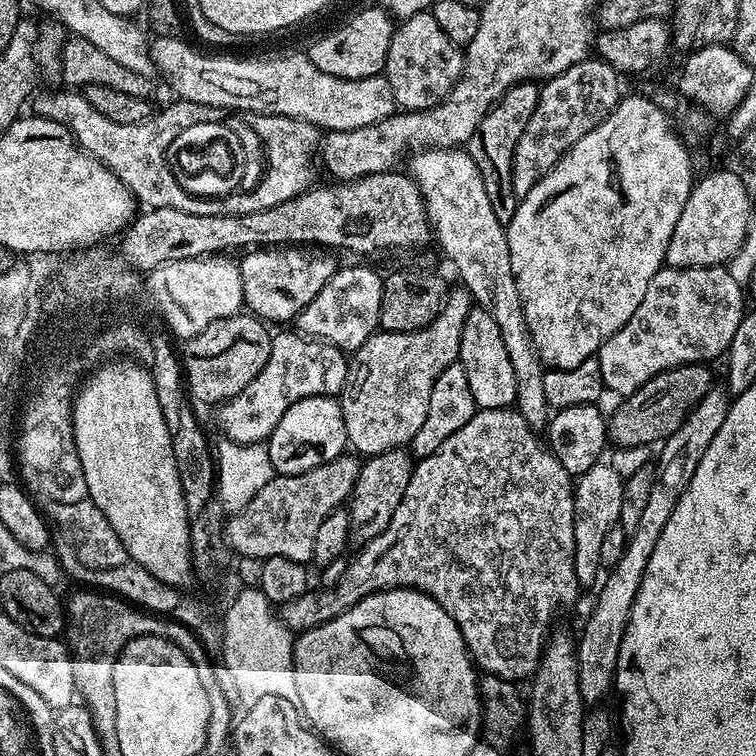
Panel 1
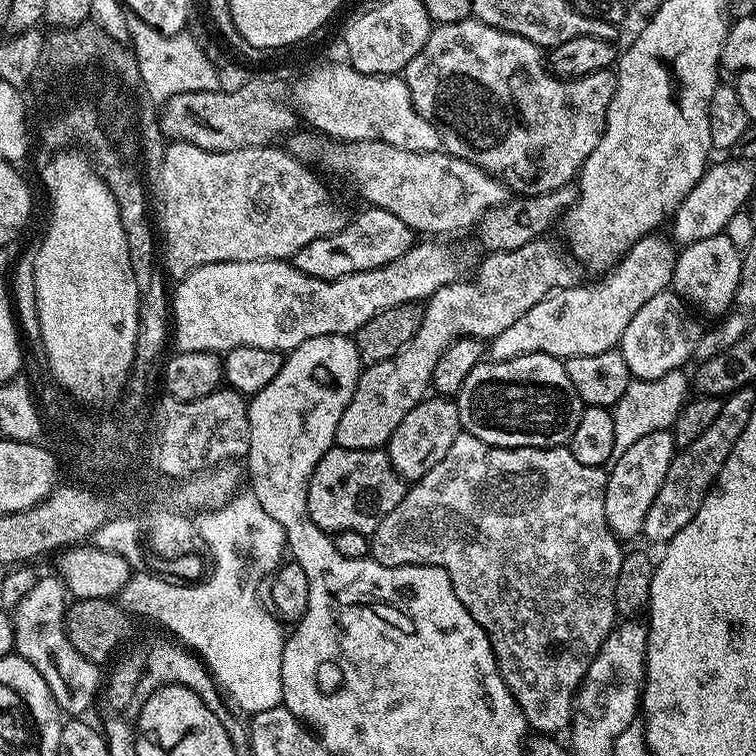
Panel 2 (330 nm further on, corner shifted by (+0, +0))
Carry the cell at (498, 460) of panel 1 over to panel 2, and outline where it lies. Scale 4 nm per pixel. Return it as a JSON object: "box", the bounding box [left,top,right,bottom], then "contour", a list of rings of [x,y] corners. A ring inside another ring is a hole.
{"box":[370,431,622,734],"contour":[[[461,431],[454,438],[454,446],[446,450],[446,458],[430,470],[422,479],[415,481],[405,491],[402,502],[382,518],[376,531],[370,536],[370,556],[382,566],[397,568],[407,564],[429,564],[435,568],[446,570],[450,582],[454,586],[454,594],[466,606],[466,610],[484,628],[490,646],[494,650],[494,658],[510,694],[518,702],[529,729],[540,734],[560,734],[572,722],[572,701],[576,699],[576,691],[584,680],[590,662],[598,654],[598,650],[618,620],[616,603],[614,602],[614,582],[618,578],[618,566],[622,555],[621,541],[610,530],[606,522],[606,482],[604,468],[582,466],[578,458],[574,458],[571,447],[558,448],[492,448],[486,442],[474,438],[469,432]]]}

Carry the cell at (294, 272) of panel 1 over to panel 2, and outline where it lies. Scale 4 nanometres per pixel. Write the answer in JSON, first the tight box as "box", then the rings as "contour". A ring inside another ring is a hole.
{"box":[294,206,414,280],"contour":[[[371,206],[365,207],[365,212],[353,215],[341,232],[318,238],[302,250],[298,250],[294,263],[298,270],[323,280],[337,280],[343,276],[352,276],[355,272],[374,270],[378,266],[386,266],[402,254],[412,249],[414,233],[402,222],[402,218],[394,218],[390,210],[382,210]]]}

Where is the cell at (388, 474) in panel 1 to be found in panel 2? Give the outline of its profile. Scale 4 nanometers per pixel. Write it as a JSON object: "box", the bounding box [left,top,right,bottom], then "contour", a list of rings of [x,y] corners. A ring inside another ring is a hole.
{"box":[386,394,461,482],"contour":[[[432,394],[414,406],[414,410],[410,410],[402,422],[398,422],[398,430],[394,430],[388,439],[386,451],[401,480],[415,482],[430,474],[430,470],[434,470],[434,466],[446,458],[446,450],[454,446],[454,438],[461,431],[460,411],[455,399]]]}

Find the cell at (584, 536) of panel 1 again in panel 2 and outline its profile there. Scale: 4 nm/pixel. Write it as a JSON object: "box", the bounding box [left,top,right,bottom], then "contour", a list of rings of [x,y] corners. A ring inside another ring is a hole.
{"box":[606,431,677,542],"contour":[[[671,431],[655,432],[646,434],[646,438],[638,438],[638,442],[634,442],[634,446],[630,446],[630,450],[611,465],[612,472],[610,468],[606,482],[606,522],[621,541],[627,542],[631,536],[639,537],[643,533],[646,514],[677,451]]]}

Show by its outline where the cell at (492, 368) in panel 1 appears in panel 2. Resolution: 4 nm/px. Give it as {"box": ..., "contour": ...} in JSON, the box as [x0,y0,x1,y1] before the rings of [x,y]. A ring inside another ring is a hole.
{"box":[454,352,586,448],"contour":[[[541,352],[538,354],[526,354],[518,358],[510,358],[509,360],[493,360],[488,358],[479,364],[475,364],[470,370],[470,374],[466,374],[466,382],[462,382],[462,386],[454,399],[460,411],[461,429],[469,432],[474,438],[486,442],[492,448],[558,448],[567,445],[571,441],[574,430],[578,430],[578,422],[582,418],[586,407],[578,398],[578,390],[574,390],[574,382],[570,382],[563,363],[557,357],[550,354],[542,354]]]}

